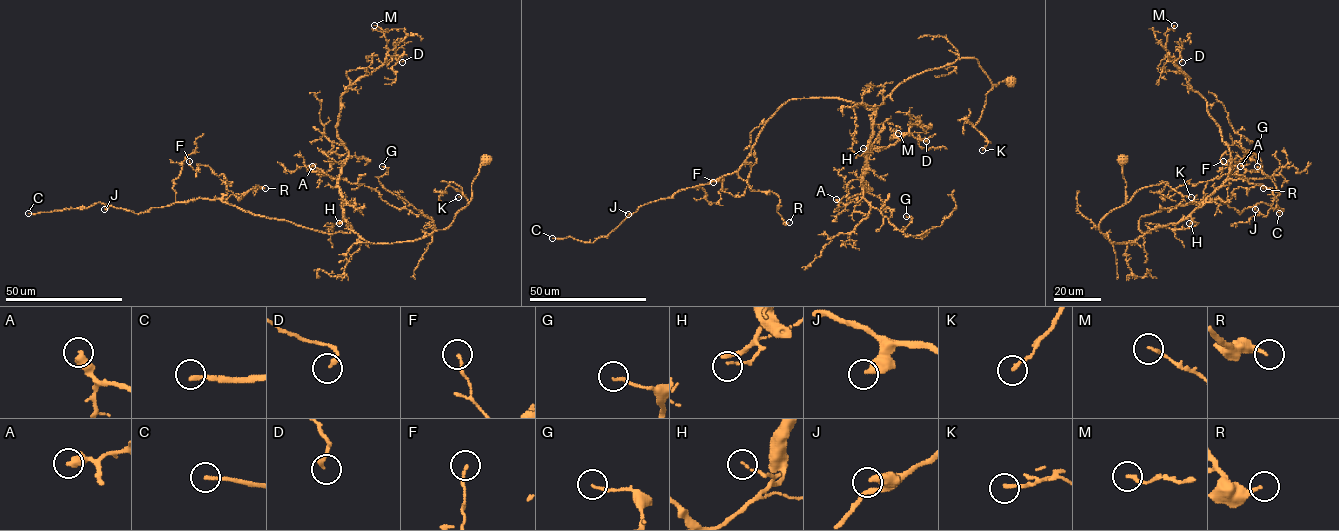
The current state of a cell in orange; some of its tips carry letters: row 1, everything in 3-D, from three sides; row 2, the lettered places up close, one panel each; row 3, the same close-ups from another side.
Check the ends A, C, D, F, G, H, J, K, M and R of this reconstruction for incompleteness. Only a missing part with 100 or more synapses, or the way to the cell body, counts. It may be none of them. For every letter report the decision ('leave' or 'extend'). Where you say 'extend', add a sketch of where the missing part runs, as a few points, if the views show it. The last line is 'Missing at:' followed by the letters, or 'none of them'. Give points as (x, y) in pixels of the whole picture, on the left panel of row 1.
A: leave
C: extend
D: leave
F: leave
G: leave
H: leave
J: leave
K: leave
M: leave
R: leave
Missing at: C

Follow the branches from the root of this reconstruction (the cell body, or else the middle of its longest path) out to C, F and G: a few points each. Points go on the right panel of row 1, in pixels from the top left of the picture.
C: (1122, 159), (1126, 202), (1099, 225), (1115, 243), (1149, 233), (1141, 217), (1204, 199), (1279, 213)
F: (1122, 159), (1126, 202), (1099, 225), (1115, 243), (1236, 176), (1223, 161)
G: (1122, 159), (1126, 202), (1099, 225), (1115, 243), (1185, 219), (1228, 179), (1269, 188), (1275, 208), (1257, 166)

